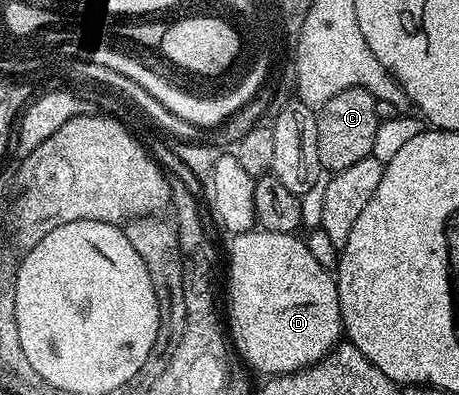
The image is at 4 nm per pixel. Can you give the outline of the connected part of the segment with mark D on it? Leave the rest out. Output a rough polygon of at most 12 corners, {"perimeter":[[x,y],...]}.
{"perimeter":[[292,233],[229,245],[227,334],[264,375],[343,337],[336,276]]}

